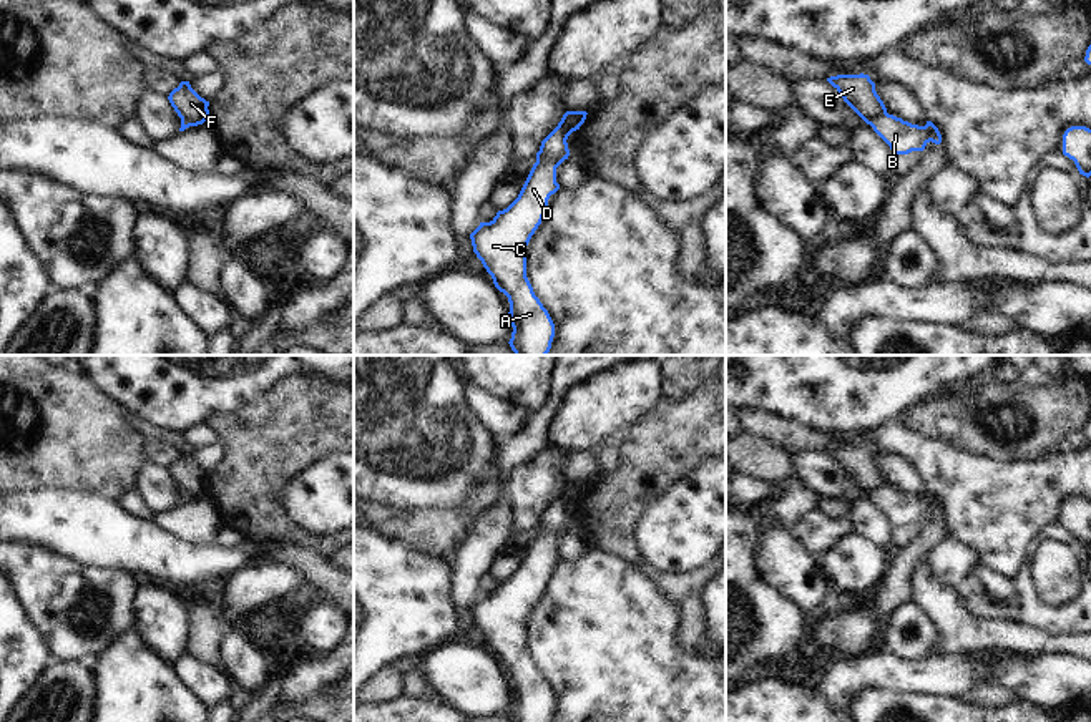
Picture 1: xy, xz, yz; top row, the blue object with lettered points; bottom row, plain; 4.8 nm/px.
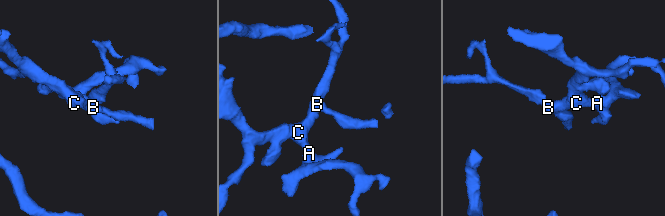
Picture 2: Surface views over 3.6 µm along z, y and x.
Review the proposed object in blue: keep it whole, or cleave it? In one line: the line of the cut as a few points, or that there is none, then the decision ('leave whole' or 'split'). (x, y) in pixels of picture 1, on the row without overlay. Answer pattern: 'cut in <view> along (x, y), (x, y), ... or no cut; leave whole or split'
cut in yz along (887, 485), (877, 487), (869, 495); split

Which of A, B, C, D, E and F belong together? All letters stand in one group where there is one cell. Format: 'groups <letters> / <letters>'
groups A B C D / E F

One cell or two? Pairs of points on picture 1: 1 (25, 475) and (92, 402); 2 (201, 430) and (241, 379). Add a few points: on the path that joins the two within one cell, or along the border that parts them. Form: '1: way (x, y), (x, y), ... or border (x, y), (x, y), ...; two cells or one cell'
1: way (37, 457), (73, 420); one cell
2: border (205, 422), (195, 424), (181, 434); two cells

